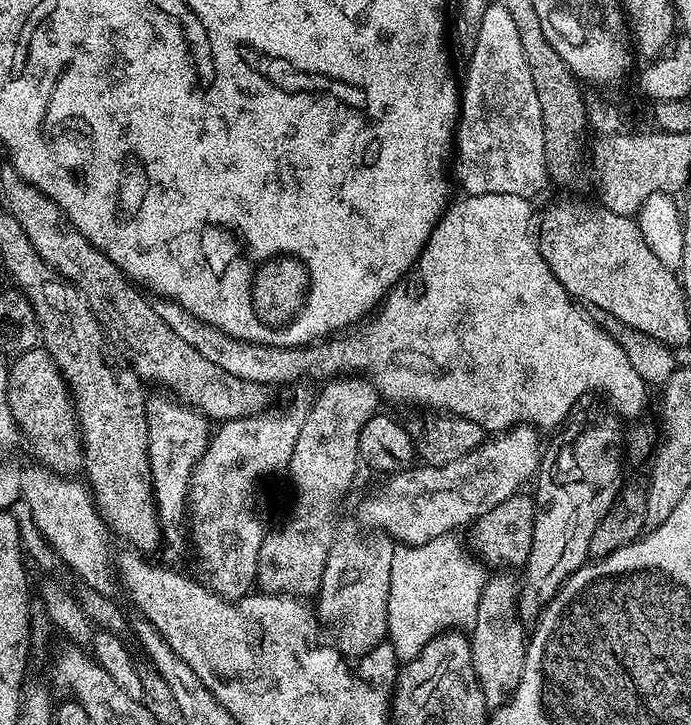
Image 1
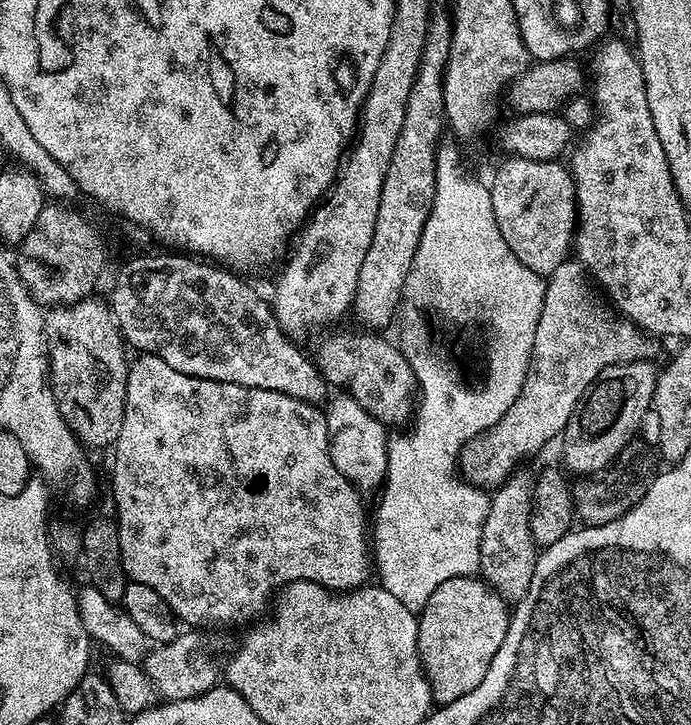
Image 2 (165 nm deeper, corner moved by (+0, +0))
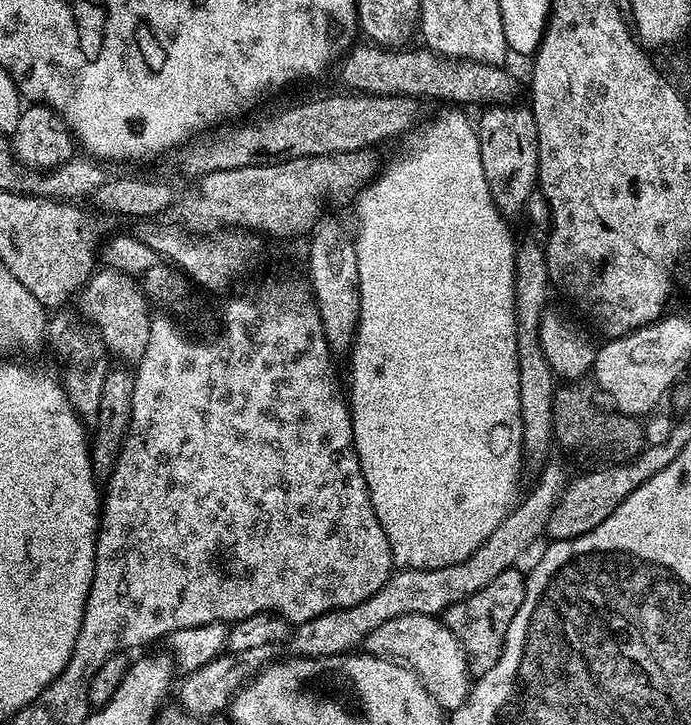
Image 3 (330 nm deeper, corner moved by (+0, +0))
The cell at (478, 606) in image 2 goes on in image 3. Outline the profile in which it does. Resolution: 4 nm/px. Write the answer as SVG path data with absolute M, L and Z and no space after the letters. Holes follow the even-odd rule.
M519 567L502 570L494 582L482 586L482 590L470 594L462 602L454 602L454 606L442 613L444 624L464 647L473 673L490 670L490 666L494 666L502 654L506 630L510 630L510 622L514 622L514 614L518 606L522 606L522 598L526 594L526 576L520 571Z

